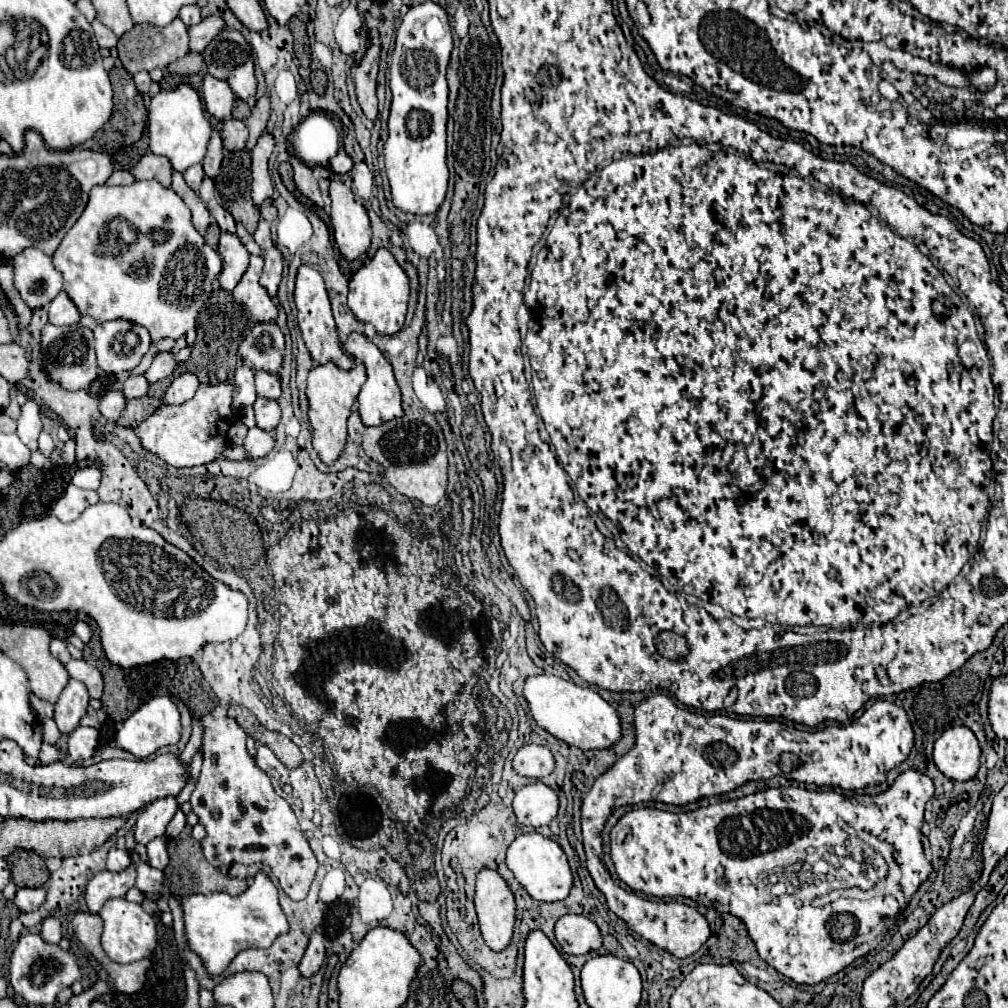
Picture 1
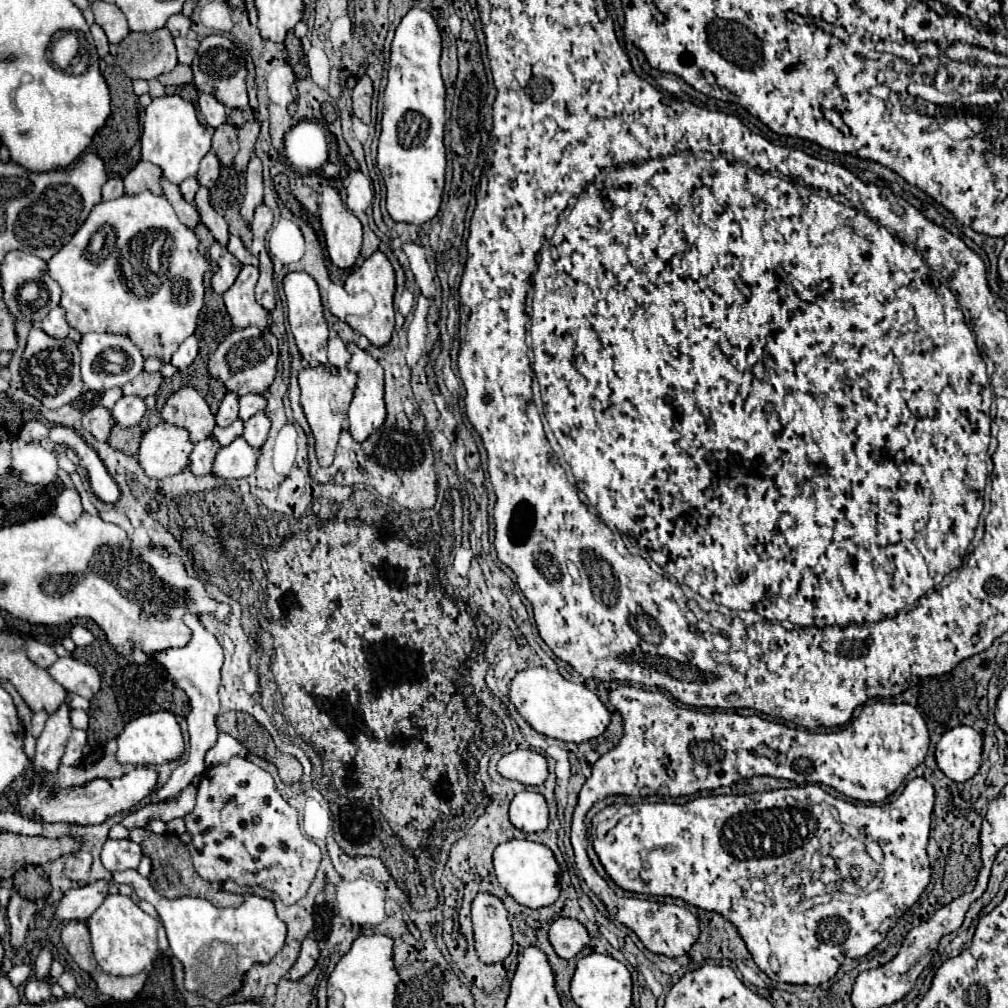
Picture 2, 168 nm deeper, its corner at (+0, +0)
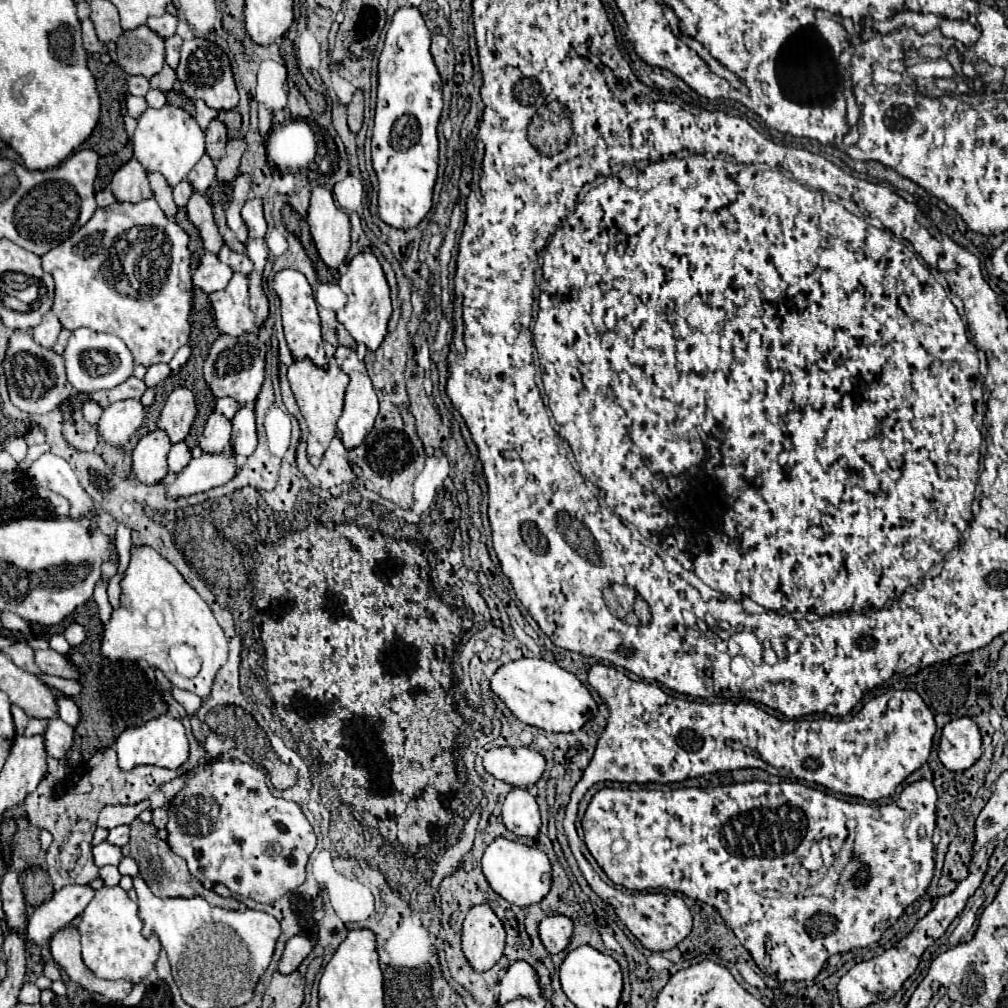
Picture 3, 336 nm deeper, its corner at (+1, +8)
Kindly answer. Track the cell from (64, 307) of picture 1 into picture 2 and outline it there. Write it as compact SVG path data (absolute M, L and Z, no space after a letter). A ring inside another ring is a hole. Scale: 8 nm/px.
M61 307L51 309L51 313L41 321L41 329L47 335L55 337L55 339L65 339L67 333L71 331L69 325L67 325L67 321L65 321L65 315L63 315L63 309Z

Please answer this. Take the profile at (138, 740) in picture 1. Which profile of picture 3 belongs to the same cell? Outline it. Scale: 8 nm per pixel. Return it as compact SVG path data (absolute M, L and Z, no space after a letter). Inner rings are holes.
M164 713L140 727L124 729L116 739L116 751L120 769L130 769L134 765L158 765L166 769L176 769L188 759L188 739L180 719Z

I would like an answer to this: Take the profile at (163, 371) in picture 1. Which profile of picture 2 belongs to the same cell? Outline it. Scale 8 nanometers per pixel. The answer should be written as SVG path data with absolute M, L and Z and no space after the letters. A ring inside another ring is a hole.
M143 371L143 373L139 373L139 377L129 381L127 385L123 385L121 391L123 391L123 395L135 395L135 397L145 399L145 397L151 397L151 395L157 393L161 381L163 381L161 373L147 373L147 371Z

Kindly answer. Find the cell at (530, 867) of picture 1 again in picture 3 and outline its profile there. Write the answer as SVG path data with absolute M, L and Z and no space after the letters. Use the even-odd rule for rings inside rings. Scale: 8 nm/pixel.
M494 839L486 847L486 853L482 857L482 871L490 887L500 897L520 907L540 903L548 895L550 883L552 883L552 865L548 861L548 855L536 845L526 845L510 839Z

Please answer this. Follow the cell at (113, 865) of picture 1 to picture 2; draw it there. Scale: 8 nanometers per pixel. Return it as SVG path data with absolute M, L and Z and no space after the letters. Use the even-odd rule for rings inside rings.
M135 869L115 873L113 881L131 885L137 897L155 907L159 921L165 927L171 953L183 963L185 989L209 1001L219 1003L239 991L243 973L255 963L269 963L283 947L287 927L275 915L275 907L269 899L249 895L235 909L219 909L201 897L165 899L151 887L149 879L141 877Z

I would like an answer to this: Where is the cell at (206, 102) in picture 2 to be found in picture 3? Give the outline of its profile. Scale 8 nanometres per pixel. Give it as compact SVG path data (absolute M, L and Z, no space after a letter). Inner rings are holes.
M198 99L198 101L194 101L194 105L196 105L196 121L198 121L198 125L202 125L202 129L206 129L208 127L208 123L212 121L212 119L216 119L216 115L218 115L218 111L216 109L212 109L212 107L208 107L202 99Z

